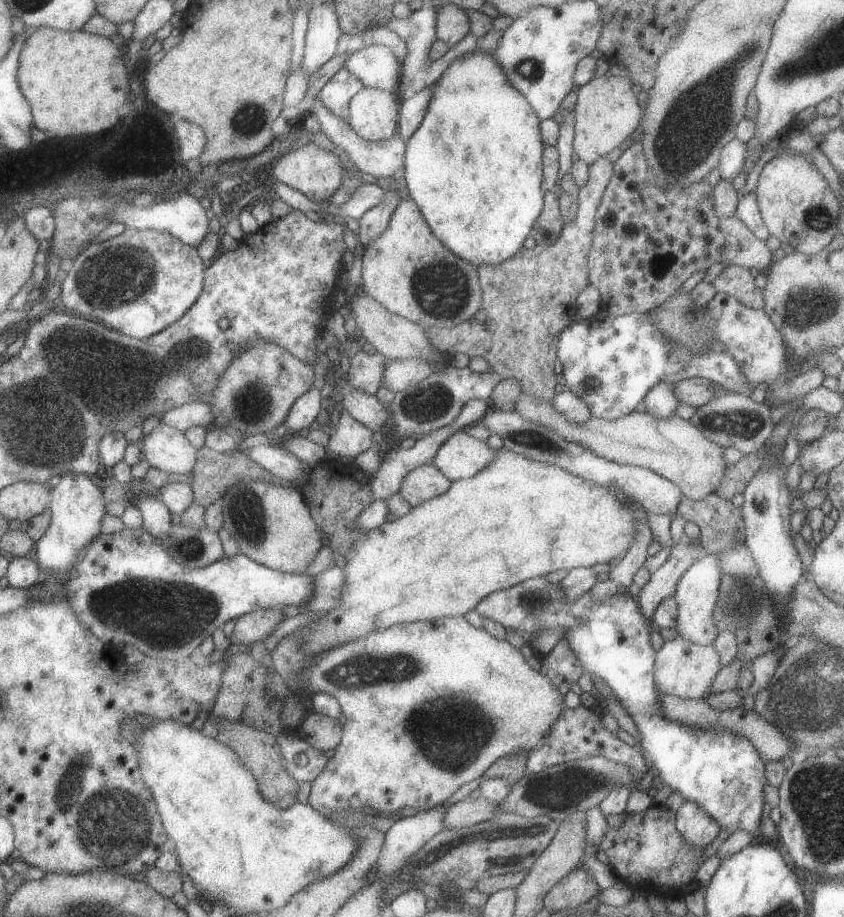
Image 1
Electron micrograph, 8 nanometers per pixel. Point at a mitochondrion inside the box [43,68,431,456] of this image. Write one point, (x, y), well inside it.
(110, 281)

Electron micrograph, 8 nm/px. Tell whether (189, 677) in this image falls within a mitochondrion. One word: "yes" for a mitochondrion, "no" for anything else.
no

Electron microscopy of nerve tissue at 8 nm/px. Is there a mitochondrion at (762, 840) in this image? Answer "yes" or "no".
no

